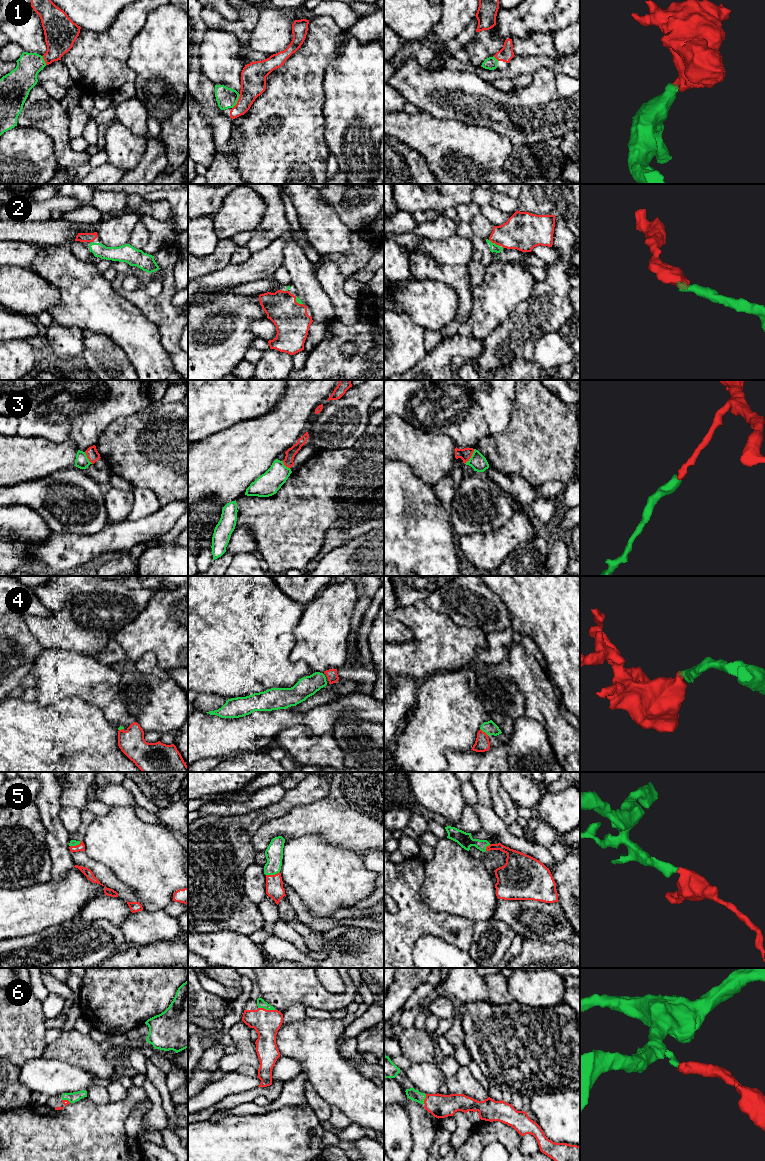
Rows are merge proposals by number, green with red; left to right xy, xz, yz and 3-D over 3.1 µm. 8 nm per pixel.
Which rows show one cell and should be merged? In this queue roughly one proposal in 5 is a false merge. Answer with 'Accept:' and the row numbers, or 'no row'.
Accept: 1, 2, 4, 5, 6

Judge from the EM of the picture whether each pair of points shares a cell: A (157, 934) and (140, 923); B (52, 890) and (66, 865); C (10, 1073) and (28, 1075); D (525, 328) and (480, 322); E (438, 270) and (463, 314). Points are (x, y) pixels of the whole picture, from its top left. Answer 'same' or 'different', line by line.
A: same
B: different
C: different
D: different
E: same

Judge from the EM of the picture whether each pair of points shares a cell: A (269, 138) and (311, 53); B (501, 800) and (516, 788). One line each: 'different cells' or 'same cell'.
A: same cell
B: different cells

